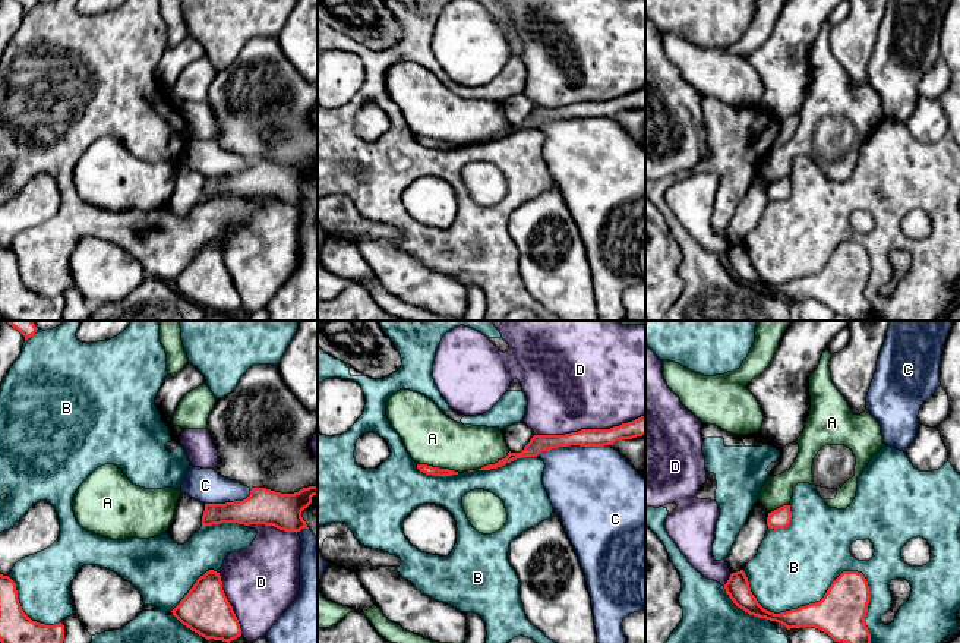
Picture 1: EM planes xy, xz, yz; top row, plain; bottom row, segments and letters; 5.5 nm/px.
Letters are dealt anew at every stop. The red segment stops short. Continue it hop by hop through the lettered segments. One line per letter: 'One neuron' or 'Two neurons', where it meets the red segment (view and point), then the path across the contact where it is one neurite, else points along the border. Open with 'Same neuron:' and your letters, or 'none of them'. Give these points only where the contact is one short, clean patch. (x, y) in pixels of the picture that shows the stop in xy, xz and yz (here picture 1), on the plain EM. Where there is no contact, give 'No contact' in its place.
Same neuron: A
A: One neuron. Touches red at xz (438, 139)
B: Two neurons. Touches red at yz (830, 258)
C: Two neurons. Touches red at xz (572, 116)
D: Two neurons. Touches red at xz (590, 101)

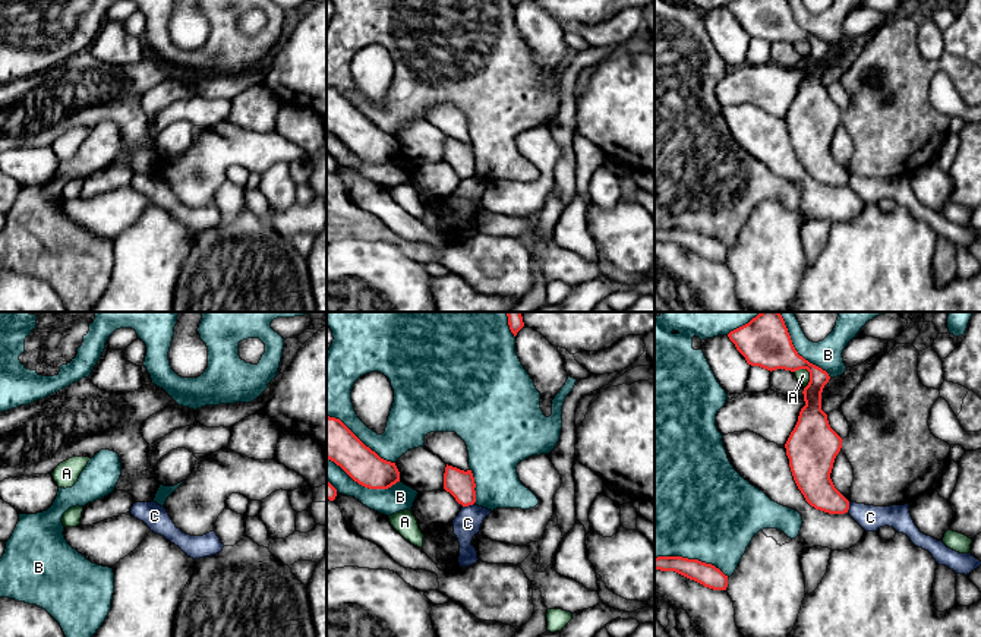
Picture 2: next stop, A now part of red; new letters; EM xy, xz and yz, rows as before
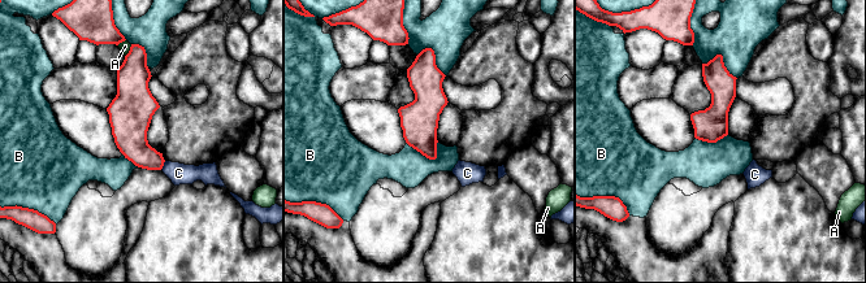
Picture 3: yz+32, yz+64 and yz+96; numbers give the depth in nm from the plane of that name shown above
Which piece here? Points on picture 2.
Same neuron: none of them
A: Two neurons. Touches red at yz (810, 49)
B: Two neurons. Touches red at yz (691, 232)
C: Two neurons. Touches red at xz (467, 177). Boundary: xz (473, 174), (463, 179)

